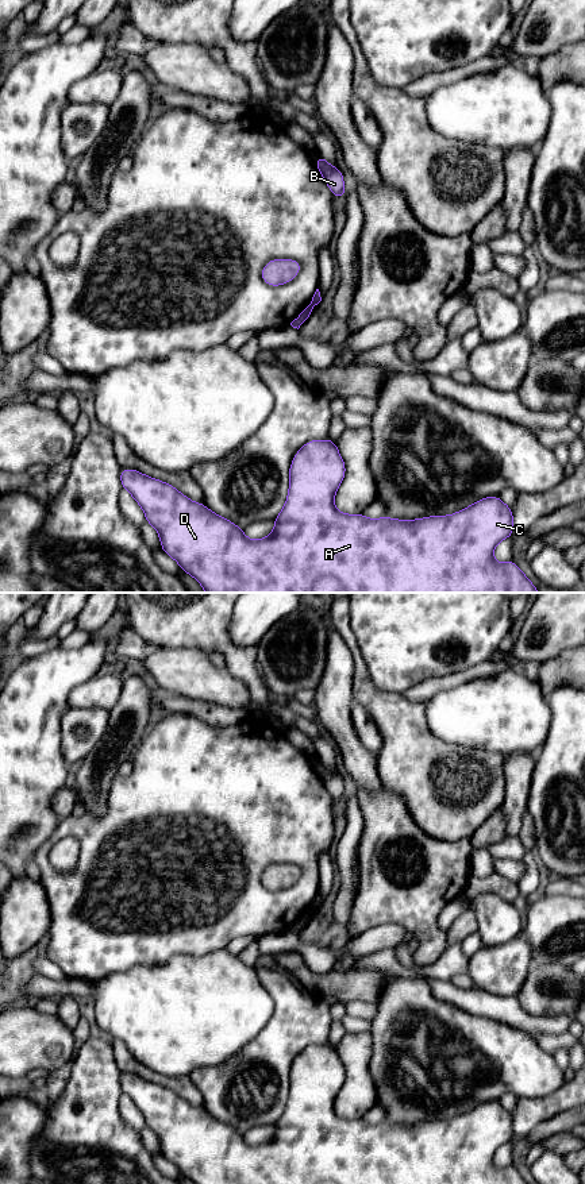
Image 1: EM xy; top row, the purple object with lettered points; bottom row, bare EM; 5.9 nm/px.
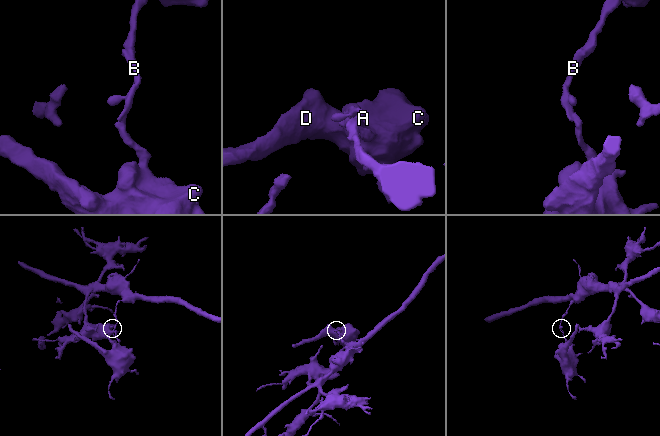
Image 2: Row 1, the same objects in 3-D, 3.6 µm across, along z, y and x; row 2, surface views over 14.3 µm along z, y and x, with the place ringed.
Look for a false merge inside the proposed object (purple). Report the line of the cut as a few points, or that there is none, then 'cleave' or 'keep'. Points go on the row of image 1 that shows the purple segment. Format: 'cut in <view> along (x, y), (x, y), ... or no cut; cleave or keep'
cut in xy along (308, 304), (312, 308); cleave

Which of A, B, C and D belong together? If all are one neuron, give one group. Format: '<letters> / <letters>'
A C D / B

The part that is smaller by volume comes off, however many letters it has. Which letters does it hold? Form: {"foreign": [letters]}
{"foreign": ["A", "C", "D"]}

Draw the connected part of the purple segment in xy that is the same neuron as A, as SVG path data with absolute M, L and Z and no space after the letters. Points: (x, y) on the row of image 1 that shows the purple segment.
M311 440L295 455L289 468L289 493L281 513L273 520L274 531L268 537L249 540L243 529L230 520L211 512L204 504L193 502L172 485L150 478L132 468L120 470L122 487L127 490L143 509L146 522L151 524L161 539L165 554L173 558L184 572L192 575L203 586L205 593L539 593L531 581L523 574L513 560L496 563L493 559L494 547L504 539L513 535L513 516L511 506L507 506L497 495L486 497L450 516L430 516L419 520L395 520L386 516L372 520L363 514L339 513L334 505L334 497L346 474L345 462L334 440Z

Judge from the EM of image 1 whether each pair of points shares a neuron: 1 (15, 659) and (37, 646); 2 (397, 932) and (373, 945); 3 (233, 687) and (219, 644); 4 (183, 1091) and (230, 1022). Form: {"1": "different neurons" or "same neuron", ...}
{"1": "different neurons", "2": "same neuron", "3": "different neurons", "4": "different neurons"}

